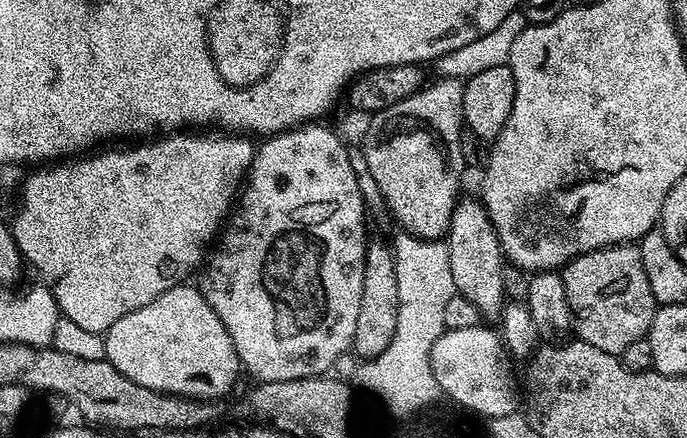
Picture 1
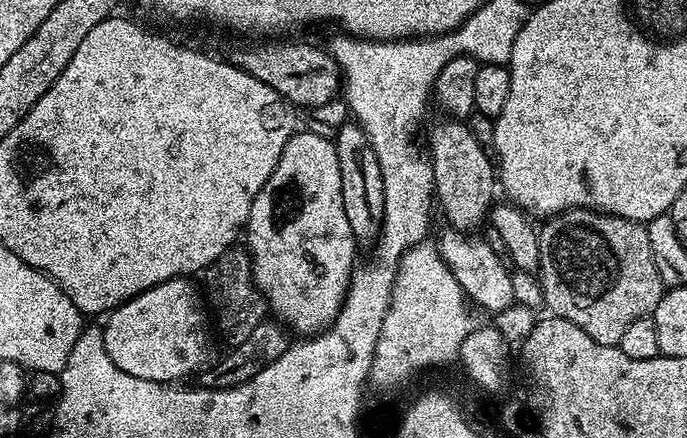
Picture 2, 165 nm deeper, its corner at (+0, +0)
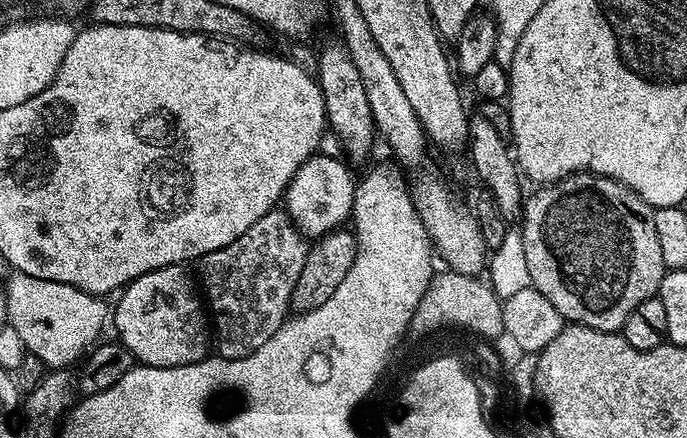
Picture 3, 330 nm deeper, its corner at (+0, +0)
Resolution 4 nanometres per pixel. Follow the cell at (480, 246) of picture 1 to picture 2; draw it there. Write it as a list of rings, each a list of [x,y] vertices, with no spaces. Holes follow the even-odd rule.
[[[444,118],[441,124],[433,126],[426,152],[432,165],[432,186],[438,208],[444,211],[448,222],[457,229],[479,229],[489,219],[497,199],[496,188],[498,192],[498,172],[489,149],[483,148],[478,138],[474,138],[467,123],[456,118]]]

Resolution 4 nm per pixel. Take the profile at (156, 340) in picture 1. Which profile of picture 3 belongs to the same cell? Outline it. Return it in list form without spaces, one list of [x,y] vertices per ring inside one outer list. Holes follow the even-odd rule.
[[[182,264],[166,266],[153,272],[142,274],[137,280],[131,280],[128,287],[119,293],[116,308],[111,313],[110,320],[116,323],[119,343],[130,350],[133,361],[150,368],[173,368],[197,364],[199,360],[209,355],[210,348],[210,316],[206,311],[205,301],[198,291],[195,279],[188,277],[189,269]]]

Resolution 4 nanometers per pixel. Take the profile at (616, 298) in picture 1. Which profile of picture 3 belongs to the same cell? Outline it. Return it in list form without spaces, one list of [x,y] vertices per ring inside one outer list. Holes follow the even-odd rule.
[[[576,172],[573,176],[564,176],[560,180],[554,180],[550,184],[537,187],[537,189],[537,192],[533,196],[529,195],[522,205],[524,225],[519,225],[518,228],[522,246],[526,246],[526,270],[530,270],[532,287],[546,297],[565,321],[572,324],[585,324],[588,328],[603,332],[620,332],[626,318],[630,318],[634,306],[657,295],[662,286],[662,278],[666,269],[662,262],[662,249],[658,242],[658,234],[654,230],[654,218],[652,217],[654,209],[622,182],[618,182],[610,176],[595,176],[593,172]]]

